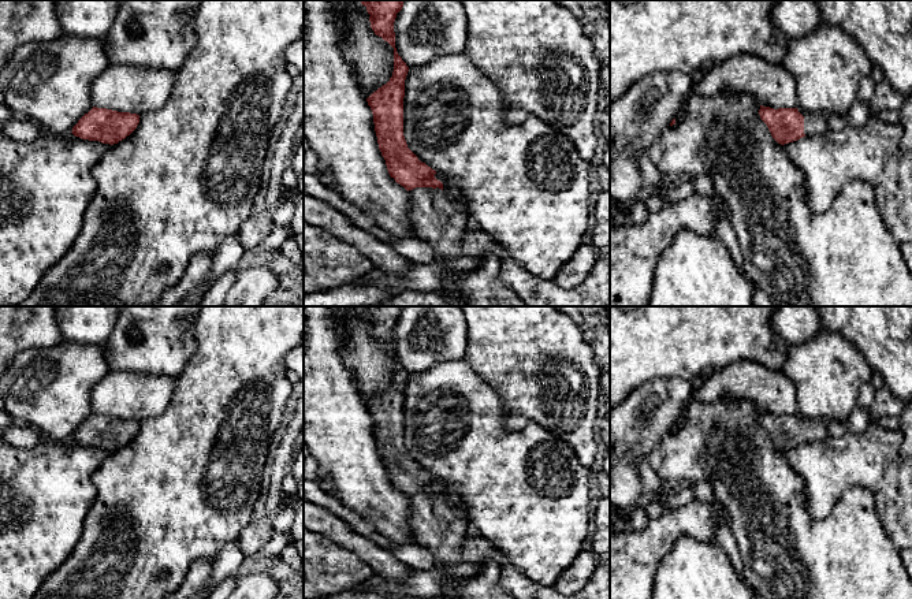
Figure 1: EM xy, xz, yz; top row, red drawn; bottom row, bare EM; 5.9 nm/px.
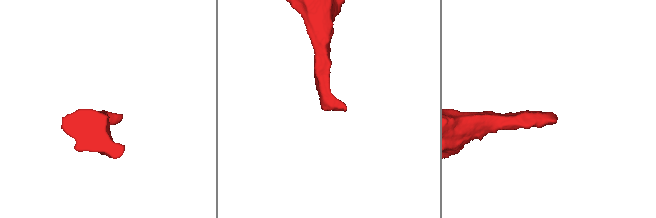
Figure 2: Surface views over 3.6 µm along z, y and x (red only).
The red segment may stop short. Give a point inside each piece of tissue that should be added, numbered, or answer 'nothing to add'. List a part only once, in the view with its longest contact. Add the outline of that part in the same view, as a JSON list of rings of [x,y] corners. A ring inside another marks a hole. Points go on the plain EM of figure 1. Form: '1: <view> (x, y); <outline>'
1: xz (438, 525); [[[416,494],[409,501],[414,543],[432,553],[433,568],[461,562],[461,547],[470,528],[465,513],[439,494]]]

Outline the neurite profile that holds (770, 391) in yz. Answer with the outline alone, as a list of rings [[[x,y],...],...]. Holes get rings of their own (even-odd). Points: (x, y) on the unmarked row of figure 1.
[[[736,361],[707,379],[684,403],[682,412],[695,399],[715,402],[719,398],[749,401],[760,412],[796,414],[793,382],[781,371],[773,371],[753,361]]]

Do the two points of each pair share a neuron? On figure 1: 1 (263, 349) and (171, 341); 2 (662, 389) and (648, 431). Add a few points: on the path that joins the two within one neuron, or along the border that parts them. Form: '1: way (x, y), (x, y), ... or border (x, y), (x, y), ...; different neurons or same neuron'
1: border (194, 320), (194, 354), (179, 372); different neurons
2: way (659, 400), (654, 405), (648, 420); same neuron

